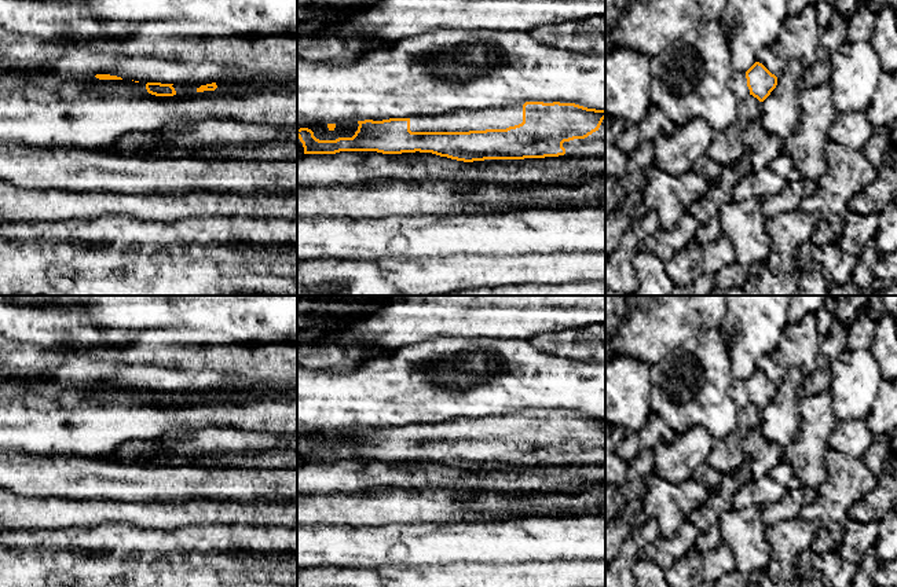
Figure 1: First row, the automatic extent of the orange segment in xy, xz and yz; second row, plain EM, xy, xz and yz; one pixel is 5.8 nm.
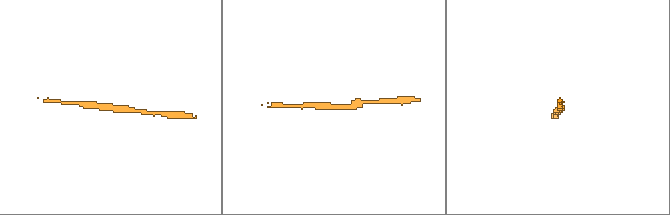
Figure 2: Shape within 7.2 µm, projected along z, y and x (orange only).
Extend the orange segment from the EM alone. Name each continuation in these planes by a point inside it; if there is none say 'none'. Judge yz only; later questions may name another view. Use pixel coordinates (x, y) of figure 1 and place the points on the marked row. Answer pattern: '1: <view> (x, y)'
1: yz (738, 83)

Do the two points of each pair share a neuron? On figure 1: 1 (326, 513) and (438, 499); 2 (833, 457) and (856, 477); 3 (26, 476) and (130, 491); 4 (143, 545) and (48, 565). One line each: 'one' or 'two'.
1: one
2: one
3: one
4: one

